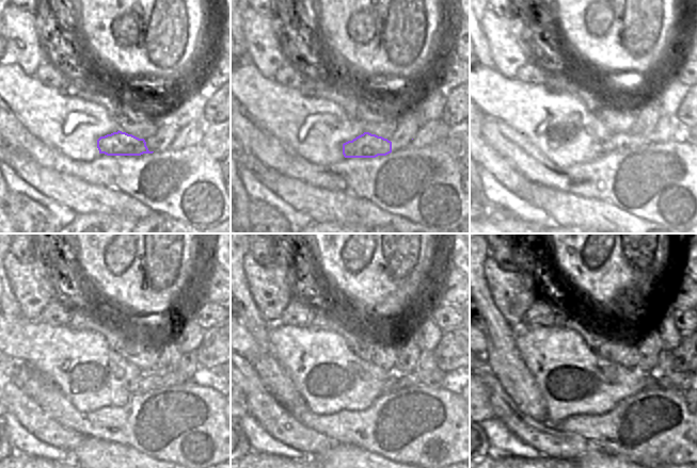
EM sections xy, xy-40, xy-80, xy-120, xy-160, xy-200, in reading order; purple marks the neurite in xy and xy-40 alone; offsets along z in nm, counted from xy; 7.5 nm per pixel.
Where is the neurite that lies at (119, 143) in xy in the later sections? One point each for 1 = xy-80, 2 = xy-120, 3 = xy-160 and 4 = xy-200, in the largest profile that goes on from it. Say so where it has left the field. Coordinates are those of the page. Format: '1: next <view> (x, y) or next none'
1: next xy-80 (621, 141)
2: next xy-120 (146, 382)
3: next xy-160 (397, 382)
4: next xy-200 (678, 380)

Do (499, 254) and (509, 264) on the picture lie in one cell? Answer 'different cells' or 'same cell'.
same cell

